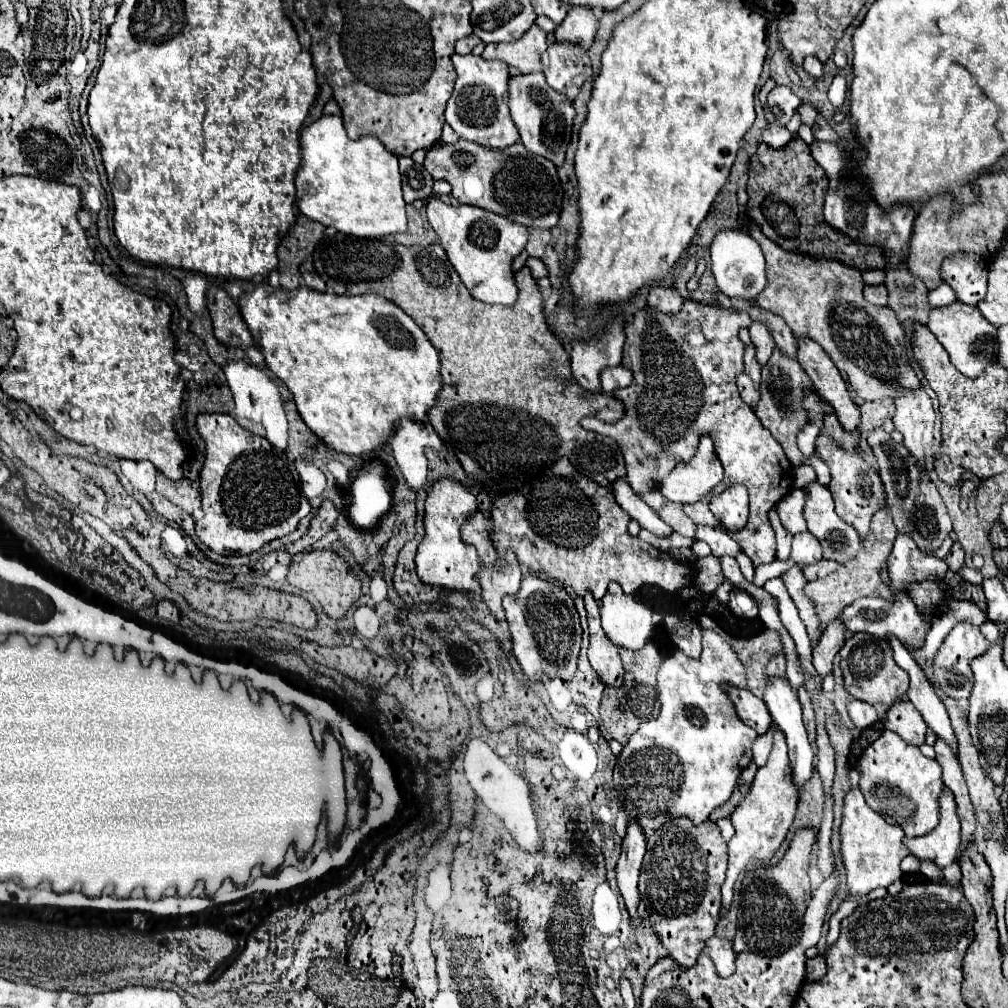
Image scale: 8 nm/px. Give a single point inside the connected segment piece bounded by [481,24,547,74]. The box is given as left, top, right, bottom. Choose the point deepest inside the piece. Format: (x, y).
(525, 54)

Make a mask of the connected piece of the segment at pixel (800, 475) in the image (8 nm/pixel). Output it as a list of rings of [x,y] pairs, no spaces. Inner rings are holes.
[[[801,466],[793,472],[793,486],[795,488],[803,488],[805,484],[809,484],[813,480],[815,480],[815,472],[811,466]]]

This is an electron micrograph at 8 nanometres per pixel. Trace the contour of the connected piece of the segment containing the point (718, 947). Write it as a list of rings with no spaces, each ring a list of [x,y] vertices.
[[[709,938],[705,942],[705,950],[703,950],[715,964],[715,970],[721,978],[727,978],[735,972],[735,952],[733,952],[733,944],[731,940],[725,938]]]

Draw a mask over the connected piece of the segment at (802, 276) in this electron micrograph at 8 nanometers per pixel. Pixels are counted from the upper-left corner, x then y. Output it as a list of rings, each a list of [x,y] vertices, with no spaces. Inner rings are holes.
[[[755,224],[749,226],[749,234],[759,242],[767,260],[767,286],[761,296],[757,296],[757,304],[781,316],[797,340],[811,338],[813,342],[817,342],[833,360],[833,364],[847,374],[847,380],[857,396],[861,396],[865,402],[875,402],[881,398],[897,398],[897,394],[905,390],[915,392],[921,388],[921,382],[909,364],[905,348],[907,338],[901,322],[891,312],[891,308],[877,308],[863,300],[861,292],[865,284],[861,280],[861,272],[857,272],[855,268],[843,268],[843,264],[837,264],[835,260],[809,260],[809,256],[785,252],[783,248],[777,248],[777,244],[773,244],[769,238],[765,238]]]

